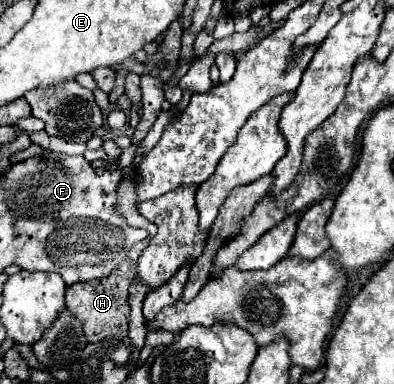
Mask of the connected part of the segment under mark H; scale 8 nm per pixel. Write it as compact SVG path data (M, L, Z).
M148 239L138 241L128 257L104 279L94 279L88 283L76 283L66 289L66 307L70 313L82 323L84 335L88 343L98 343L106 337L124 337L128 331L128 317L130 317L130 305L128 305L128 287L132 283L132 275L136 269L136 261L140 253L148 247Z

